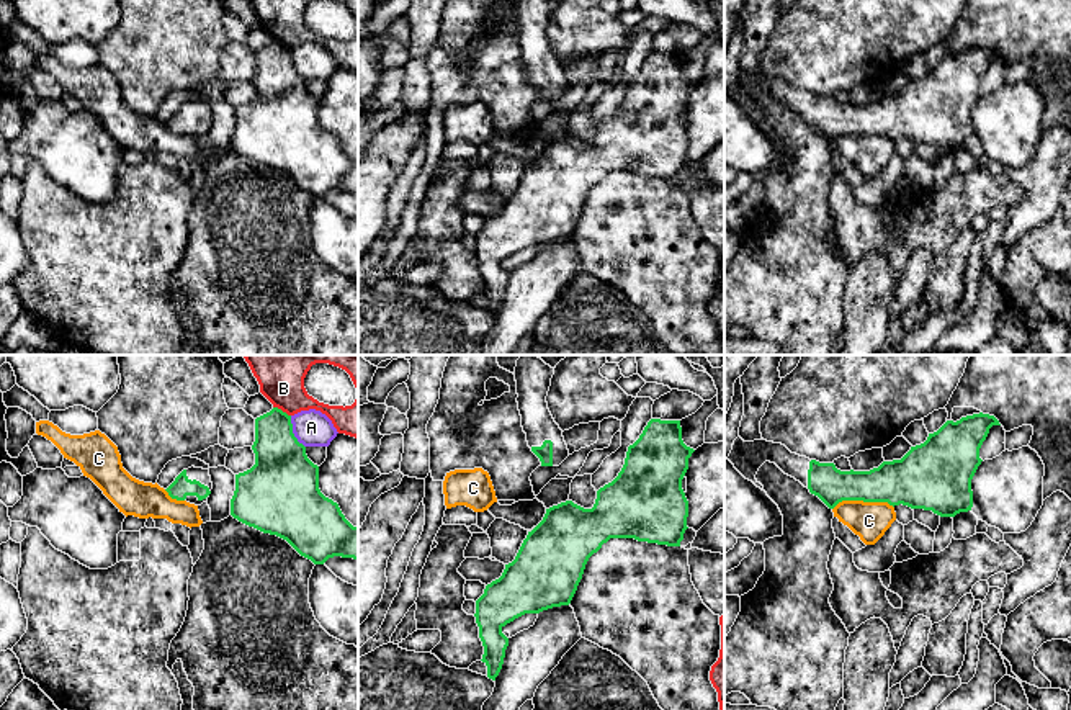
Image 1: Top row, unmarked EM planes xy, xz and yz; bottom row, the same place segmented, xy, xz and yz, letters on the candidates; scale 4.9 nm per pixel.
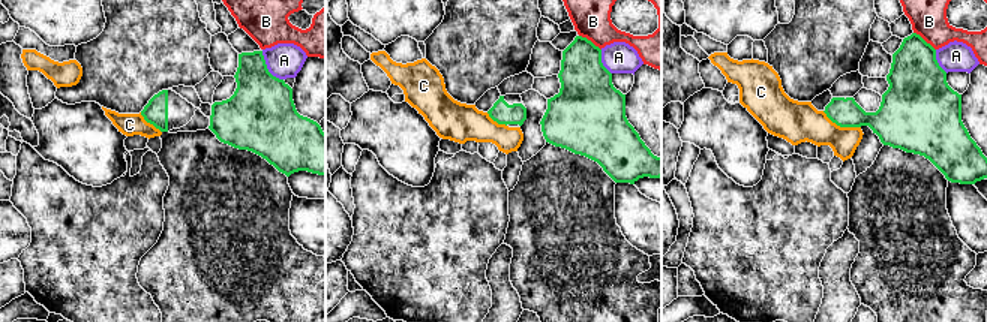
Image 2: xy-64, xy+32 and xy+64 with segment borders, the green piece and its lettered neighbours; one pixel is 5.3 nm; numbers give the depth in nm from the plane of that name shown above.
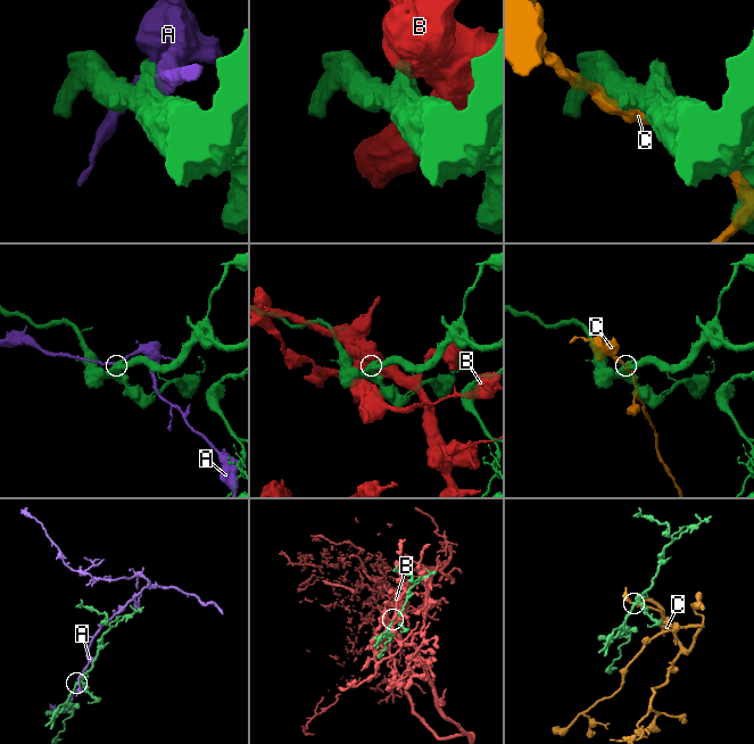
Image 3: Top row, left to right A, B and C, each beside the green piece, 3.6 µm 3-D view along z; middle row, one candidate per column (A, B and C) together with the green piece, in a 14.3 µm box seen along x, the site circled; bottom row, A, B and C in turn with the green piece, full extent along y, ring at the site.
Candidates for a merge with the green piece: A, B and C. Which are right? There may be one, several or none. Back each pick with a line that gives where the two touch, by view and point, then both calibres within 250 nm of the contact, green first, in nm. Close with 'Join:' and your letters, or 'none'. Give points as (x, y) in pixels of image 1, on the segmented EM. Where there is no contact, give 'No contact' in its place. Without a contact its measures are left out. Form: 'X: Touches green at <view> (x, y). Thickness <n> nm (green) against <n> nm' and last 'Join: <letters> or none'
Join: none

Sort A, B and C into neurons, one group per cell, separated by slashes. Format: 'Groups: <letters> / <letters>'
Groups: A / B / C

